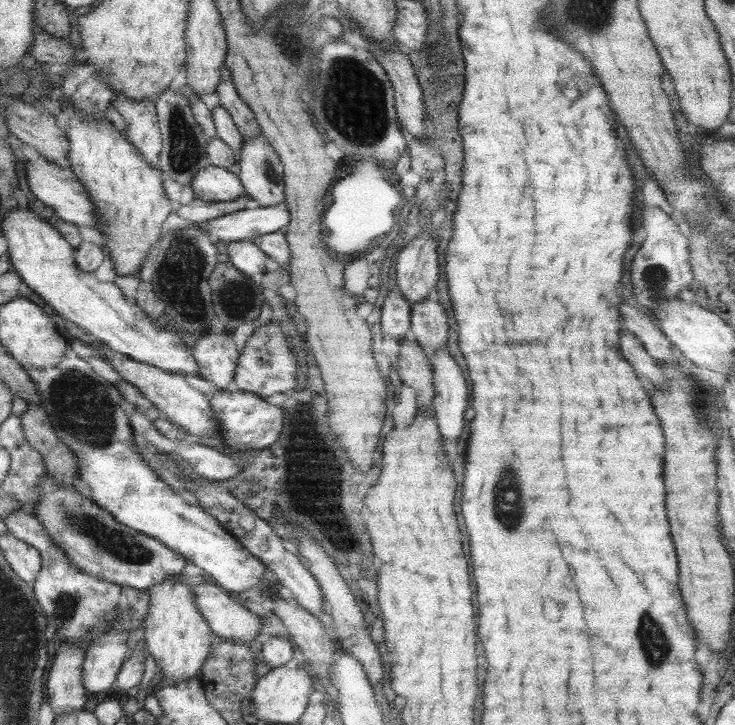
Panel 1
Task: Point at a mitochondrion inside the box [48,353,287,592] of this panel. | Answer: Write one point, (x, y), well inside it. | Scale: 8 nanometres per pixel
(111, 540)

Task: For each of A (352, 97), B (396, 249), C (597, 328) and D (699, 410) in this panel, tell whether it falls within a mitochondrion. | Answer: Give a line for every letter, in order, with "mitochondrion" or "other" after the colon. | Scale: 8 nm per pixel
A: mitochondrion
B: other
C: other
D: mitochondrion

